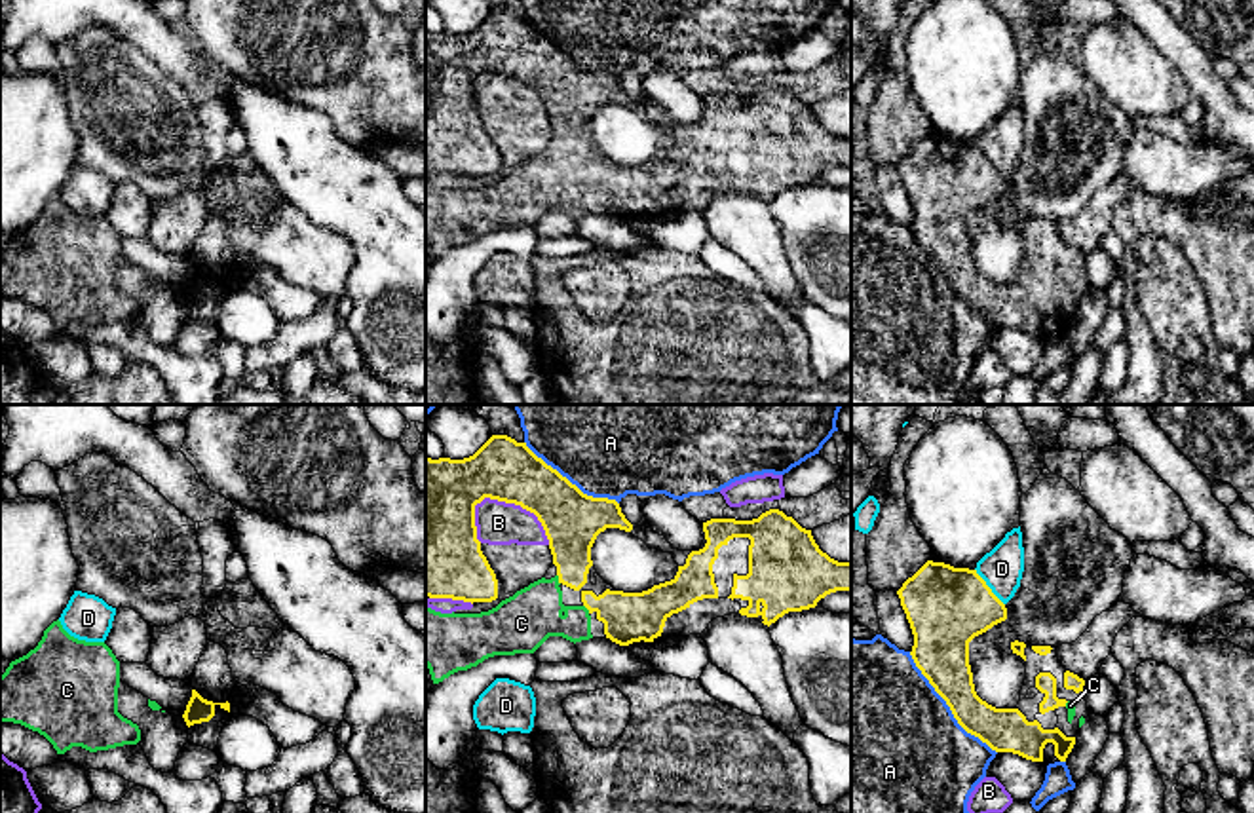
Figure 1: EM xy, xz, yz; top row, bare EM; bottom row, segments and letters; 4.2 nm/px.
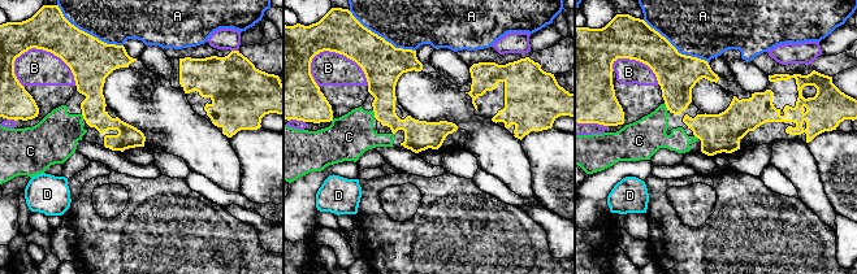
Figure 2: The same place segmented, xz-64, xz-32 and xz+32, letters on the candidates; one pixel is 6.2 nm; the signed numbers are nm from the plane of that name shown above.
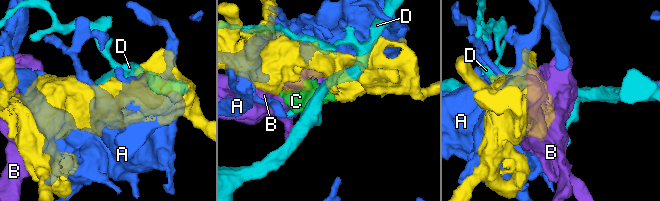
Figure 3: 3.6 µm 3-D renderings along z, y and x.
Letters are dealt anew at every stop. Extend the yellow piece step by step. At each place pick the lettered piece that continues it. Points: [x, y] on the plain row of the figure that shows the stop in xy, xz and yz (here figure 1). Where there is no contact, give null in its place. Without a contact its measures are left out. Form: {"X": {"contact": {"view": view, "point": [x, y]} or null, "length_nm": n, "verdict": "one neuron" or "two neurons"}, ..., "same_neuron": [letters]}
{"A": {"contact": {"view": "yz", "point": [949, 280]}, "length_nm": 550, "verdict": "two neurons"}, "B": {"contact": {"view": "xz", "point": [519, 78]}, "length_nm": 360, "verdict": "two neurons"}, "C": {"contact": {"view": "xz", "point": [559, 154]}, "length_nm": 50, "verdict": "one neuron"}, "D": {"contact": {"view": "yz", "point": [988, 162]}, "length_nm": 200, "verdict": "two neurons"}, "same_neuron": ["C"]}

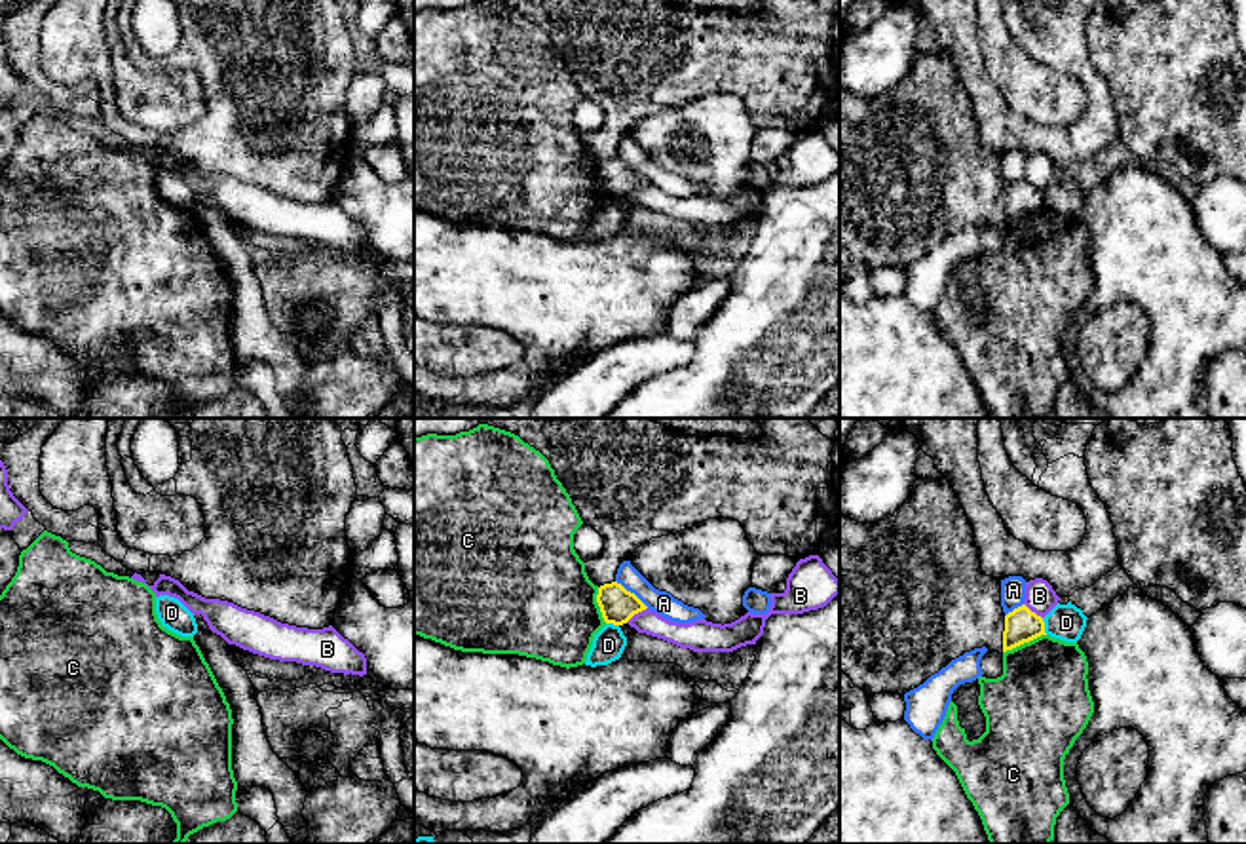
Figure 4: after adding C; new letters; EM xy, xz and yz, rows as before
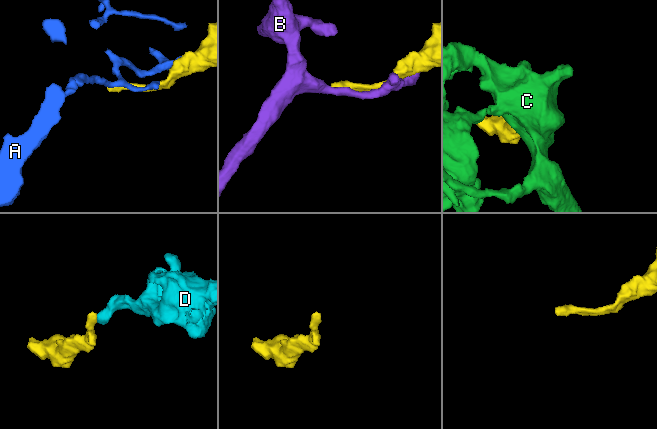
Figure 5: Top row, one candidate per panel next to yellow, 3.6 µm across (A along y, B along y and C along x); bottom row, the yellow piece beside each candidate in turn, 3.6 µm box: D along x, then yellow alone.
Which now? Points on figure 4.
{"A": {"contact": {"view": "xz", "point": [633, 168]}, "length_nm": 180, "verdict": "two neurons"}, "B": {"contact": {"view": "xz", "point": [635, 187]}, "length_nm": 120, "verdict": "two neurons"}, "C": {"contact": {"view": "yz", "point": [1024, 215]}, "length_nm": 200, "verdict": "two neurons"}, "D": {"contact": {"view": "yz", "point": [1043, 200]}, "length_nm": 80, "verdict": "two neurons"}, "same_neuron": []}

